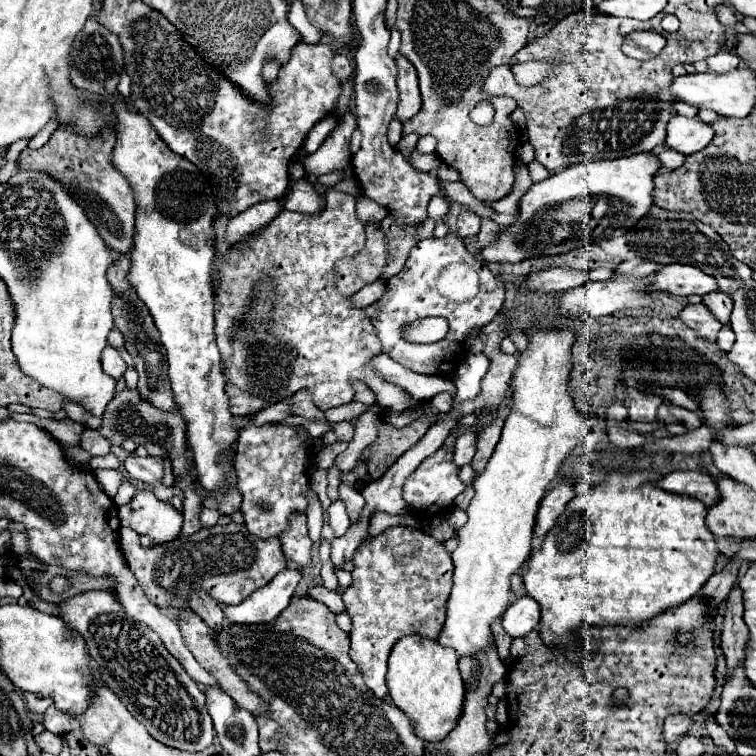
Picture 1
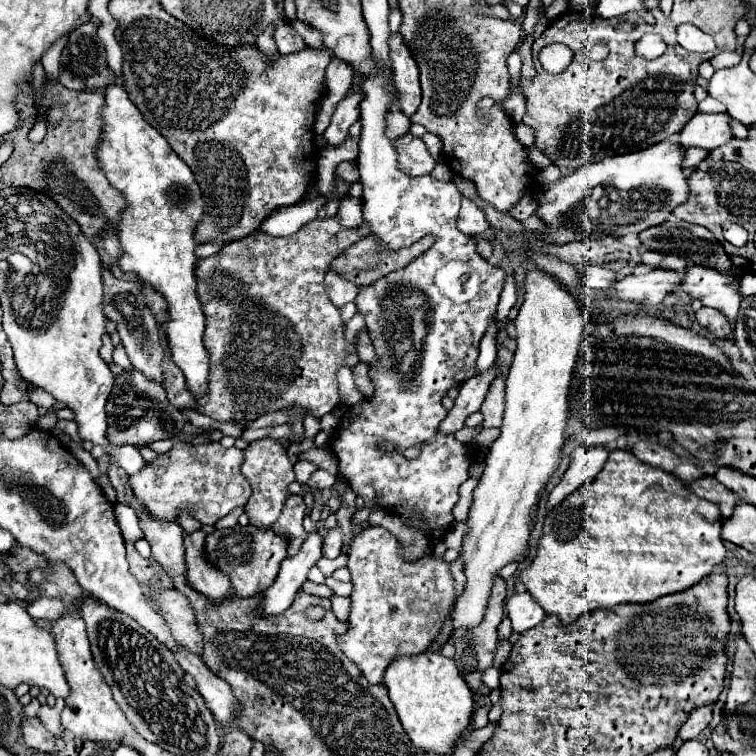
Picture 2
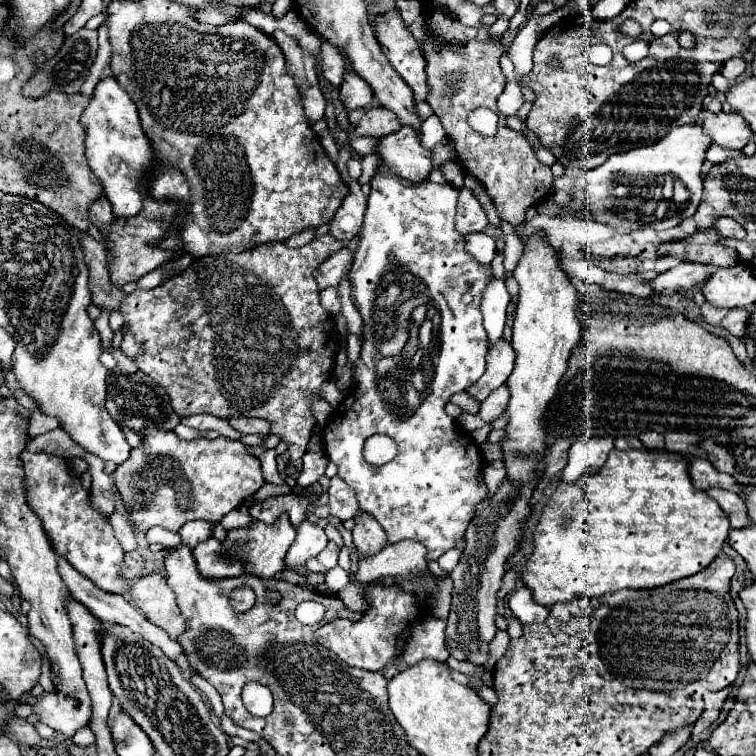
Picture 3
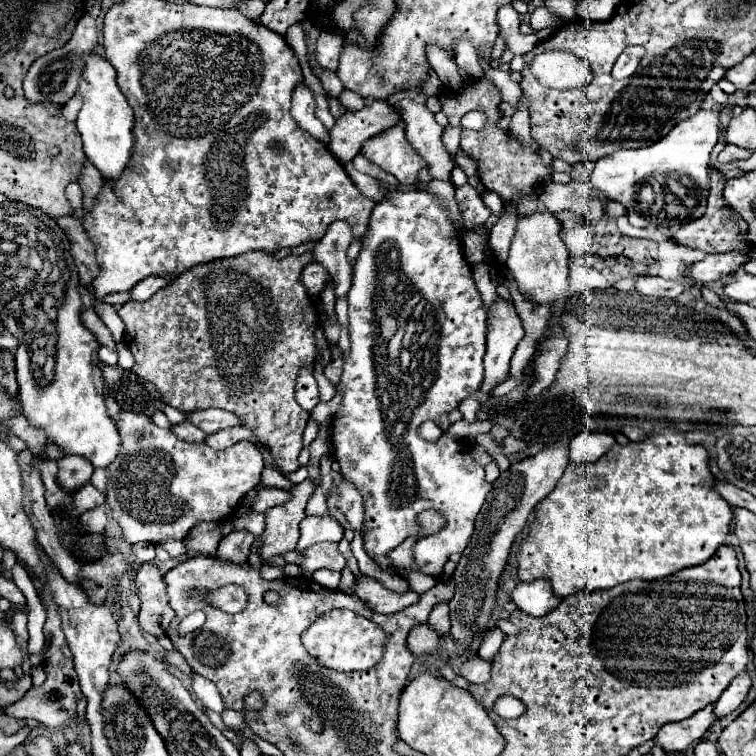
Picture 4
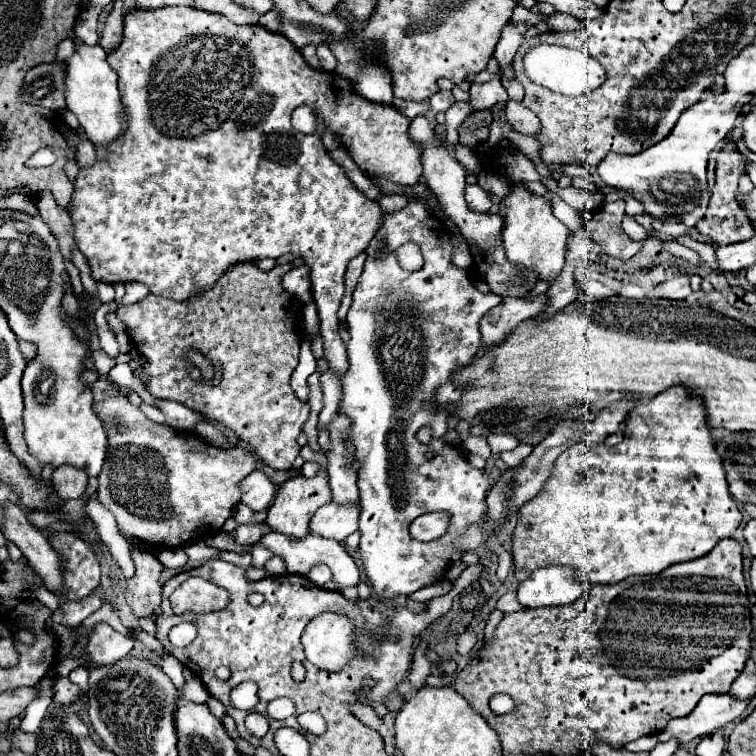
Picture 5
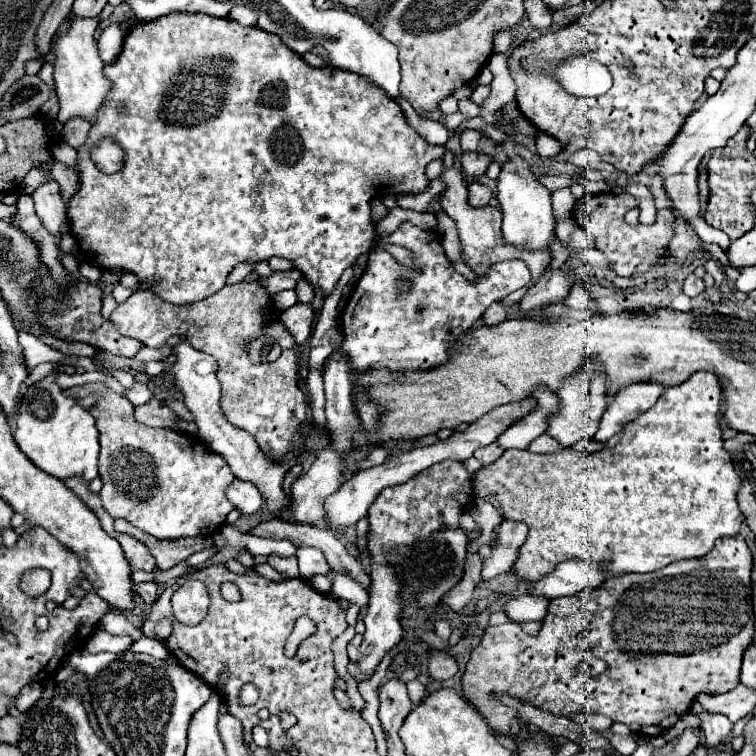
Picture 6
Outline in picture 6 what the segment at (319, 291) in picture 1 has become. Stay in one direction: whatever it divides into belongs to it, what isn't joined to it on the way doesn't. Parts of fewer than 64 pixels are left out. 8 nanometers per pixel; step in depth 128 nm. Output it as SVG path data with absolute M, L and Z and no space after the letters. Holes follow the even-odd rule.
M258 280L224 286L220 292L186 306L168 304L154 292L144 290L118 304L110 314L110 322L122 336L132 336L150 348L162 348L170 336L180 336L196 350L212 354L218 364L218 380L222 384L220 404L226 418L234 426L248 430L268 456L282 460L292 450L308 418L306 396L298 388L298 358L294 350L282 350L276 362L252 364L248 352L242 350L248 342L258 338L272 320L270 302L268 292L264 292Z

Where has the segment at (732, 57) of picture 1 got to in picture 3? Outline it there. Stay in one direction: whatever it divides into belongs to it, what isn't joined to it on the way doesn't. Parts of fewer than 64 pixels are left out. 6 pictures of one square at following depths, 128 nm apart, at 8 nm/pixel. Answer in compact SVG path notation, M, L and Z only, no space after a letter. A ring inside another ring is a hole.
M732 58L732 60L728 60L728 62L722 66L720 72L722 72L722 76L726 76L728 80L738 80L740 76L744 76L746 68L748 68L748 64L746 64L744 58Z

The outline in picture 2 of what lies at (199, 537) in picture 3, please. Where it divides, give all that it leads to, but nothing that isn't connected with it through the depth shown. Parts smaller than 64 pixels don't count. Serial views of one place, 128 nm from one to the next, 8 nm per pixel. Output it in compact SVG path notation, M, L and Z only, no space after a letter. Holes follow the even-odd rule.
M184 512L178 516L178 524L182 526L184 532L196 532L196 530L202 528L202 524L200 524L198 520L194 520L192 516L188 516L188 514L184 514Z

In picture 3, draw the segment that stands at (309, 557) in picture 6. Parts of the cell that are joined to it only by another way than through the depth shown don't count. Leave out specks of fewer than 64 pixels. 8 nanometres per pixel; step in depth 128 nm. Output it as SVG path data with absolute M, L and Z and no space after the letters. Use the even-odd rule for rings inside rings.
M336 566L324 574L324 586L328 586L332 592L342 590L346 586L346 582L348 582L348 572L342 570L340 566Z

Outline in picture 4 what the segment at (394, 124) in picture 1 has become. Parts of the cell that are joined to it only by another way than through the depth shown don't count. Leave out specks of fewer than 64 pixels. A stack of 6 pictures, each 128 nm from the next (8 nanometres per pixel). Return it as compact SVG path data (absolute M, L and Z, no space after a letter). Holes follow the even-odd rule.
M372 100L358 112L346 111L332 126L330 152L342 164L350 162L362 144L398 122L396 110L386 100Z

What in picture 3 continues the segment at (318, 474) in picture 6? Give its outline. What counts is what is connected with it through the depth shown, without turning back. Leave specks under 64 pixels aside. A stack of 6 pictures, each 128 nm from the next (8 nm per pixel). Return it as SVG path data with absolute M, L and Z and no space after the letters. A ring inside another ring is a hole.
M282 516L280 520L276 520L270 526L254 520L252 528L248 528L248 530L244 530L244 528L230 530L226 540L222 542L222 548L224 548L224 556L228 560L244 562L246 572L260 576L260 578L274 578L278 572L284 570L284 556L286 556L288 548L292 546L294 538L296 538L296 530L292 528L292 524L288 524L288 516Z

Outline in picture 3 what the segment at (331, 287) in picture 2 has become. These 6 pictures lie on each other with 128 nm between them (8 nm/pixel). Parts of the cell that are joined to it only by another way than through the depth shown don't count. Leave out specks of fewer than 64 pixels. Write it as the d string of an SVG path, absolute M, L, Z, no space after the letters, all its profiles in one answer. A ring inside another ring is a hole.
M326 288L324 292L320 292L320 304L324 304L324 308L328 308L330 316L338 316L340 314L338 290L336 288Z

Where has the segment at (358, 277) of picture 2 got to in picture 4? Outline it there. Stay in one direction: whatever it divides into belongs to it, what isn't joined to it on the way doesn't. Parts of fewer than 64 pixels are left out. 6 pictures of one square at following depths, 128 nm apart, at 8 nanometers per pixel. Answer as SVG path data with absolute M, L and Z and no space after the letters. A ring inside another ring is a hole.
M312 262L304 268L304 272L300 274L300 282L308 288L308 296L312 296L312 300L316 300L316 296L320 294L320 290L328 284L330 274L324 270L324 266Z

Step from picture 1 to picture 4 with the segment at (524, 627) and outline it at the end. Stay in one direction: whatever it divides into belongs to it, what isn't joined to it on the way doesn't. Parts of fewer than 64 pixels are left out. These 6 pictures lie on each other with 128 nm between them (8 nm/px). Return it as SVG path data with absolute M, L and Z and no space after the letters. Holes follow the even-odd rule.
M544 578L534 582L520 582L512 590L512 600L522 612L530 616L544 616L562 602L562 598L556 598L552 592L552 584L548 584Z

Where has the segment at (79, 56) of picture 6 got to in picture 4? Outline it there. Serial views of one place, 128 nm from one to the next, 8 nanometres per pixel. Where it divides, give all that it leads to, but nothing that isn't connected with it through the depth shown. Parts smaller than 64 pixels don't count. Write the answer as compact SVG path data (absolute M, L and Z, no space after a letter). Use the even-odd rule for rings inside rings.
M90 52L84 58L86 58L86 64L80 78L80 88L76 90L76 94L82 96L82 108L78 112L76 126L78 126L78 132L82 134L86 156L102 172L104 178L116 180L124 172L132 154L134 110L130 108L130 104L126 102L124 94L116 84L116 70L112 68L112 64L94 52Z

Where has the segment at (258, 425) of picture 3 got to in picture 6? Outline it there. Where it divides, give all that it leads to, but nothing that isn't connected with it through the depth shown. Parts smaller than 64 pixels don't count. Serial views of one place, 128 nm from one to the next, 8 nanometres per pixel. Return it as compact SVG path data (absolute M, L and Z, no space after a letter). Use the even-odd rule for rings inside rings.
M158 398L150 400L144 406L136 406L134 416L138 422L154 426L154 428L170 428L170 424L174 420L174 412L168 406L164 406Z

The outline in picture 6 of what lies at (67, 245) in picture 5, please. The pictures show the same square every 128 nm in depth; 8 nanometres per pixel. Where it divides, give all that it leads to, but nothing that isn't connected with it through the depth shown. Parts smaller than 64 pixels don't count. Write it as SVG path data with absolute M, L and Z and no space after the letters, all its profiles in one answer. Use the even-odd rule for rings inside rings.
M50 180L40 184L34 192L32 198L36 202L36 214L42 220L42 224L46 226L46 230L50 234L62 234L62 226L64 226L64 218L66 218L66 206L60 198L60 186L58 182Z

